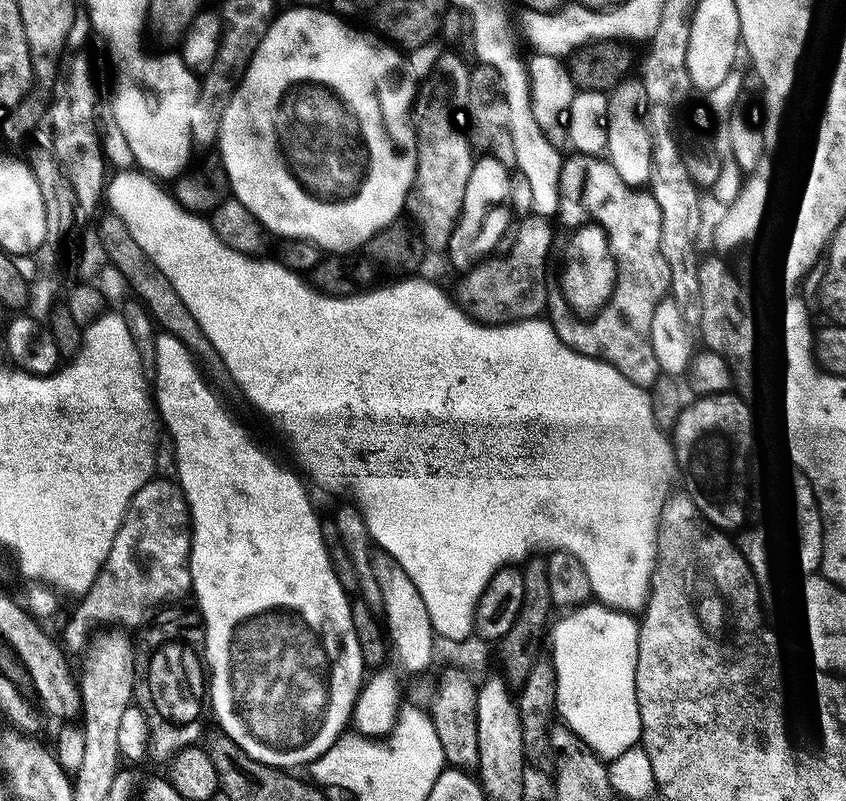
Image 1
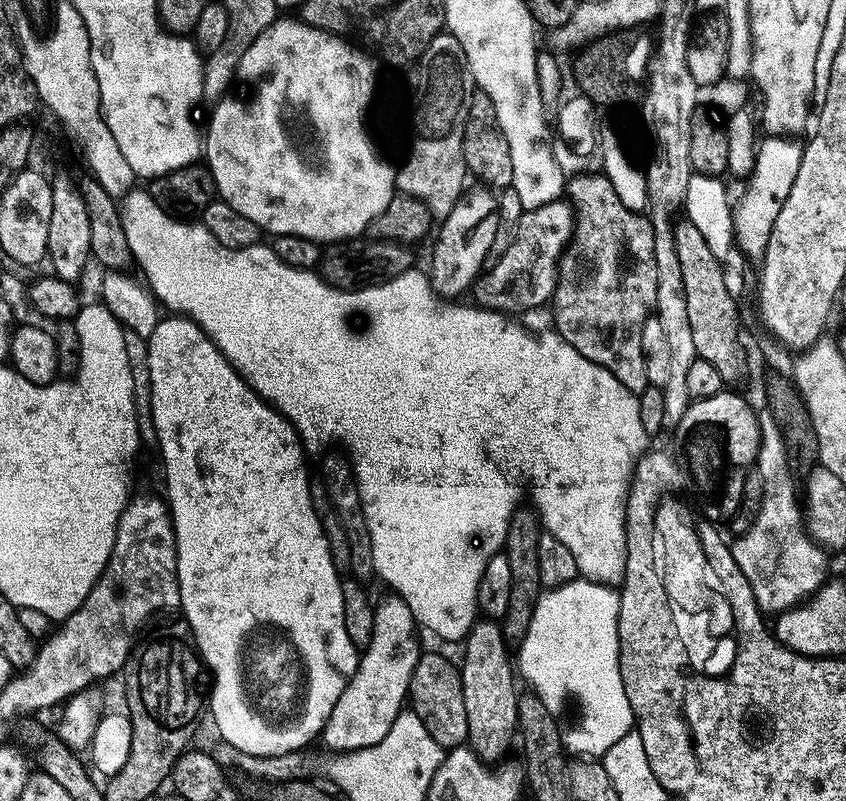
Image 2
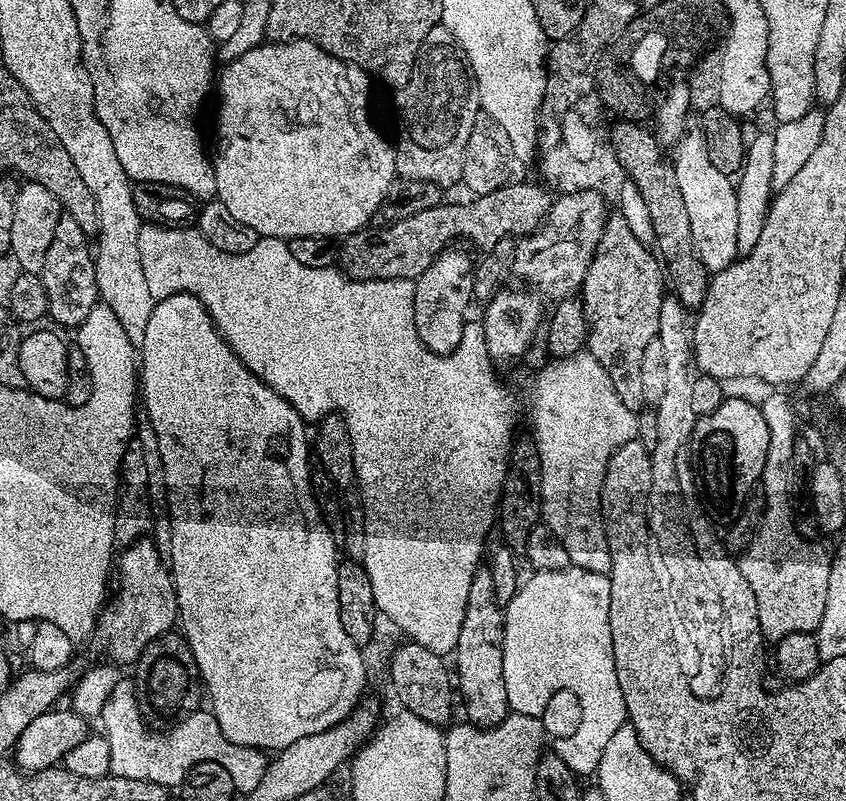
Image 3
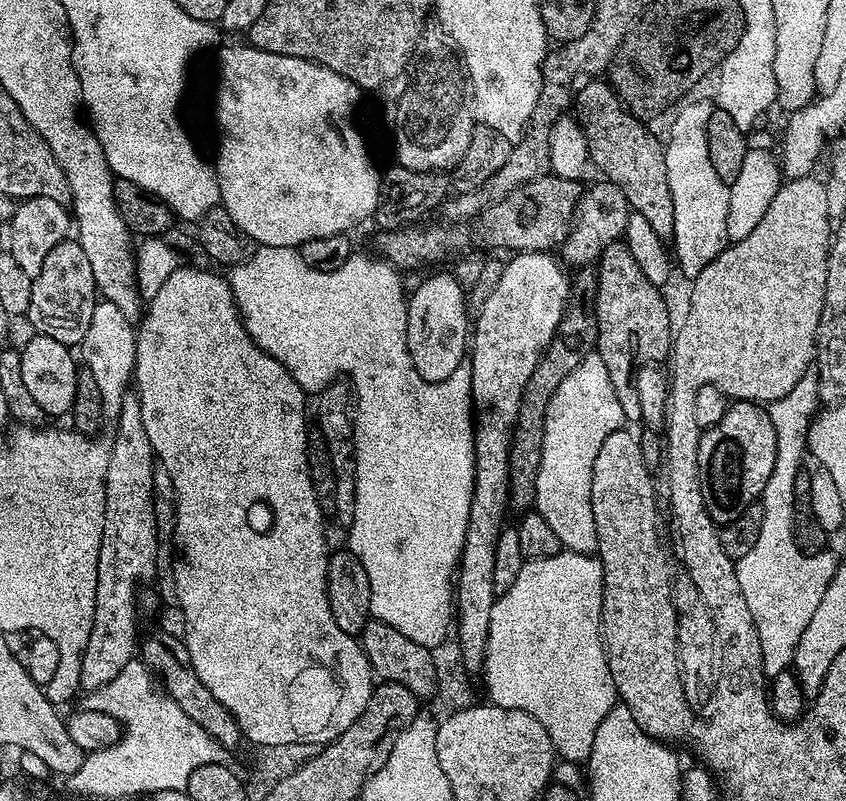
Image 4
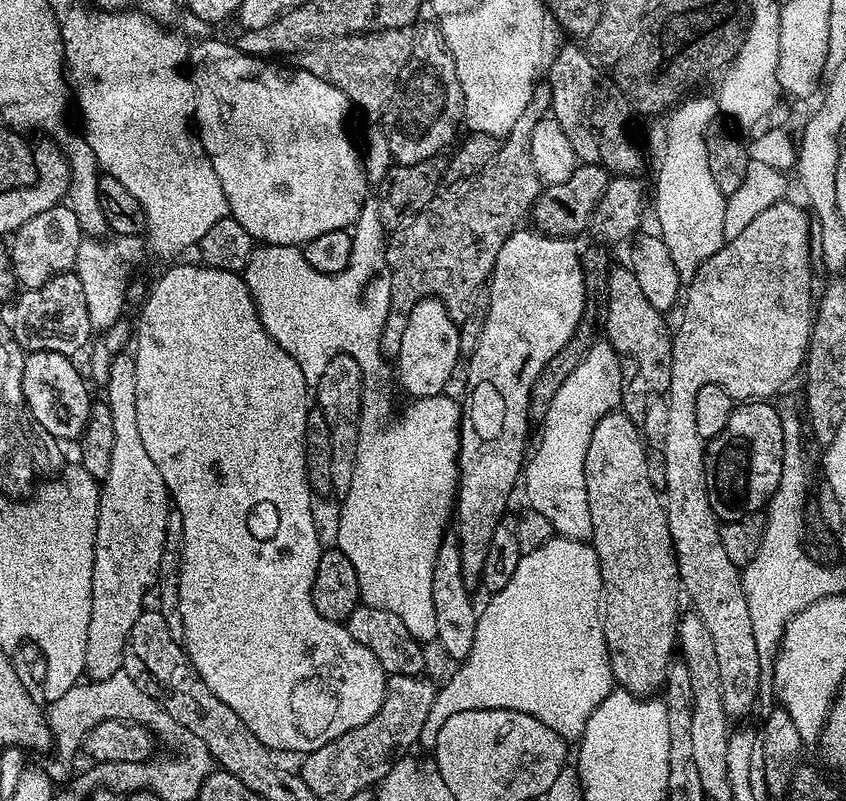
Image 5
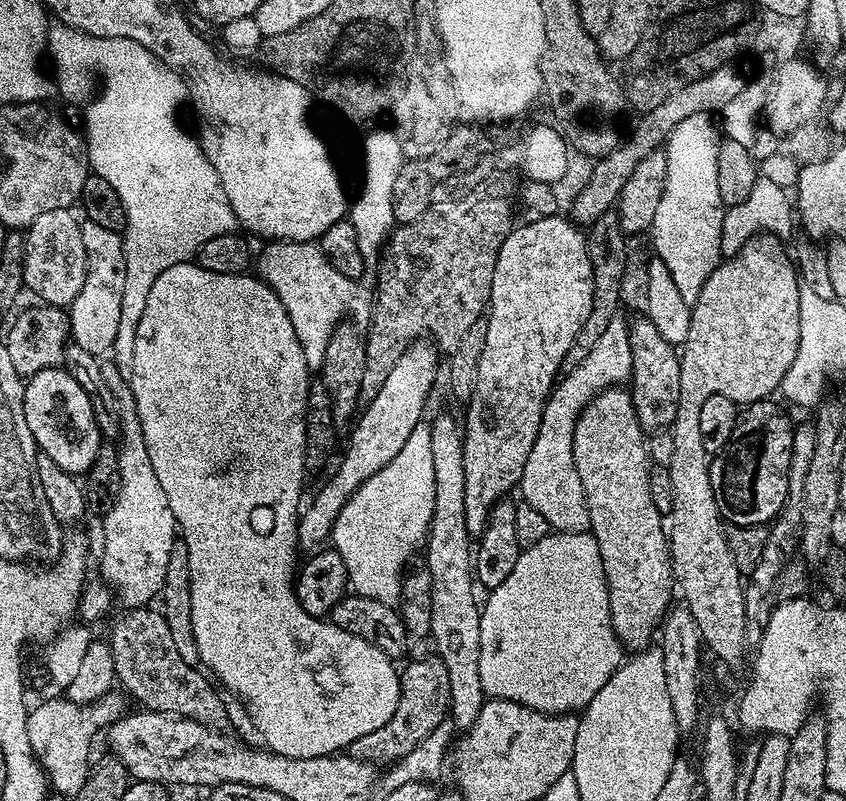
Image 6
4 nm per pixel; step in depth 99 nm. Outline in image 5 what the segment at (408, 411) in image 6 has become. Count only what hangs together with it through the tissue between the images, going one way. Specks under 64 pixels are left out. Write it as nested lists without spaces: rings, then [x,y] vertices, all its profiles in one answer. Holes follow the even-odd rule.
[[[429,298],[420,300],[414,310],[410,310],[410,318],[406,322],[406,330],[402,330],[402,346],[394,357],[394,372],[398,384],[409,392],[409,397],[439,396],[452,380],[456,372],[456,363],[461,363],[460,330],[457,321],[446,310],[441,300]]]

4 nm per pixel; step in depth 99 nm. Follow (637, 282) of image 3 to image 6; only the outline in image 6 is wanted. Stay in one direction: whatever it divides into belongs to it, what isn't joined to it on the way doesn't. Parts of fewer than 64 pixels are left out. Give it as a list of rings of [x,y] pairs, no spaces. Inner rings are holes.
[[[644,314],[629,323],[628,338],[632,351],[630,391],[638,422],[648,434],[671,429],[678,414],[680,393],[680,357],[677,349],[670,342],[666,342],[662,334],[658,334],[658,326],[654,326],[654,322],[650,322]]]

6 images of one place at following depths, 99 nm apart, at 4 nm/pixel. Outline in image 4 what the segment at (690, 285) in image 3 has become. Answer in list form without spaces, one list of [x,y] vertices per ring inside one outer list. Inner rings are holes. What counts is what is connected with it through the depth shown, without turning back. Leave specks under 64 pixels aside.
[[[592,78],[579,85],[578,91],[574,96],[575,103],[580,104],[580,114],[578,121],[580,128],[585,134],[586,146],[589,147],[591,167],[597,168],[603,179],[608,180],[622,194],[626,194],[626,202],[633,213],[646,218],[650,222],[654,234],[658,234],[664,242],[671,241],[672,231],[674,230],[674,200],[670,198],[670,182],[668,181],[668,171],[666,170],[666,154],[664,144],[648,129],[649,125],[640,120],[634,114],[628,112],[625,104],[616,96],[612,85],[600,78]]]

